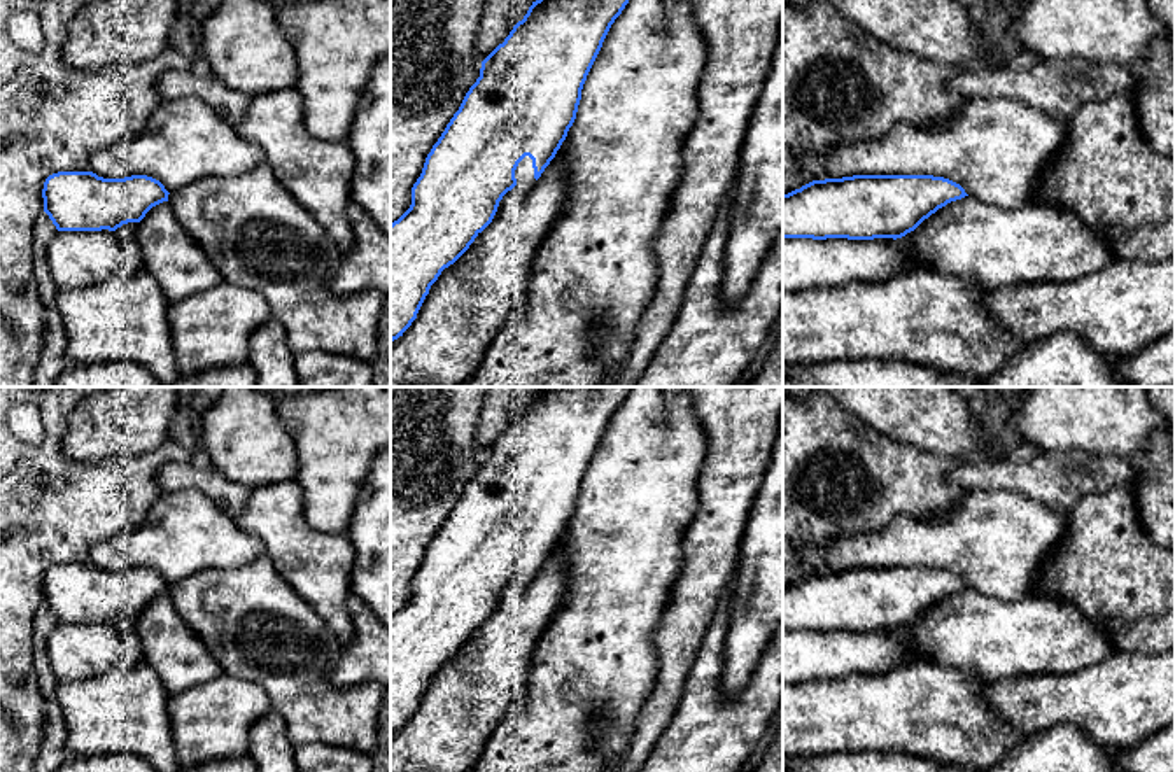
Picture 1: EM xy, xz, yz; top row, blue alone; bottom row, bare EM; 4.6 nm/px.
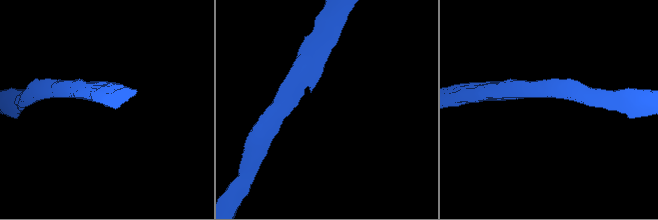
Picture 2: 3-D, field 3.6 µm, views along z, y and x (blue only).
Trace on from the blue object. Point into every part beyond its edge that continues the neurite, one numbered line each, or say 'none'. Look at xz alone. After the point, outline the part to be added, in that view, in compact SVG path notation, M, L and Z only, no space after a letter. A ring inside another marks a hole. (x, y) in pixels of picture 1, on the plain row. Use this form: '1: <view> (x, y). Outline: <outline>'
1: xz (524, 566). Outline: M529 548L518 555L515 571L524 581L531 581L536 576L532 551Z

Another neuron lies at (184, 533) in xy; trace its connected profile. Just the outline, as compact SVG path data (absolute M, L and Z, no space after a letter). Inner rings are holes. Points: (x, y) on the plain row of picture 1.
M165 492L145 520L89 550L89 564L103 571L147 567L168 585L203 569L236 569L264 553L263 543L243 532L205 494Z

